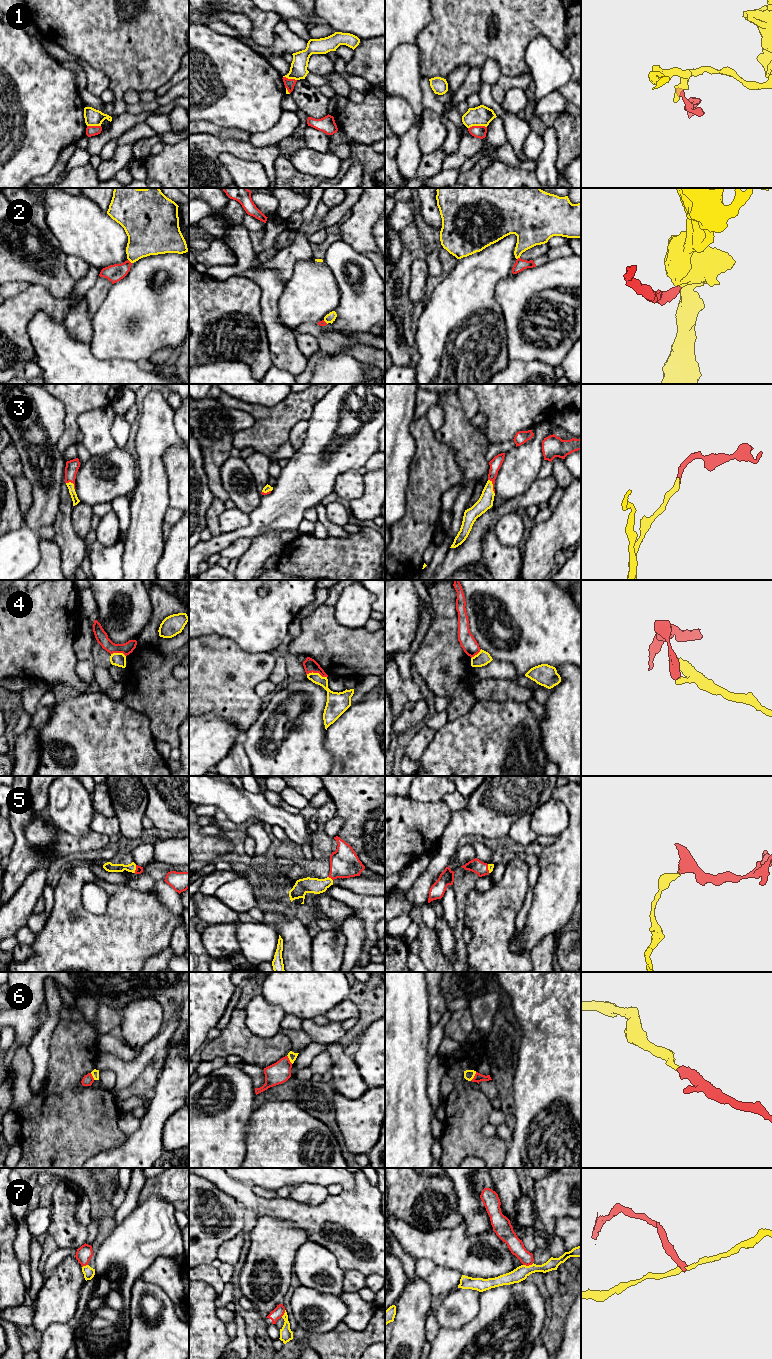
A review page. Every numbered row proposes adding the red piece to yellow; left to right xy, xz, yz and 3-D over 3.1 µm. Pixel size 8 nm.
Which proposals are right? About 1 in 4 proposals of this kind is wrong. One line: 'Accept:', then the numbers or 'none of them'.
Accept: 3, 5, 6

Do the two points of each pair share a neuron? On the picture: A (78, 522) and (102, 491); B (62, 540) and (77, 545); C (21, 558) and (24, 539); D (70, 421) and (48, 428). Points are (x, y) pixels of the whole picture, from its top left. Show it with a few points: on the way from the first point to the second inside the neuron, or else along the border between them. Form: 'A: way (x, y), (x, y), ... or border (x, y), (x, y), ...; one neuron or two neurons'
A: border (80, 501), (92, 507); two neurons
B: way (66, 540), (73, 545); one neuron
C: way (21, 553), (21, 546), (23, 544); one neuron
D: border (60, 400), (64, 407), (64, 430), (56, 445); two neurons

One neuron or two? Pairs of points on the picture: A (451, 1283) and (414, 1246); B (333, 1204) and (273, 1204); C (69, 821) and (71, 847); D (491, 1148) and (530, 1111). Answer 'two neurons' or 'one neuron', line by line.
A: two neurons
B: one neuron
C: two neurons
D: two neurons

